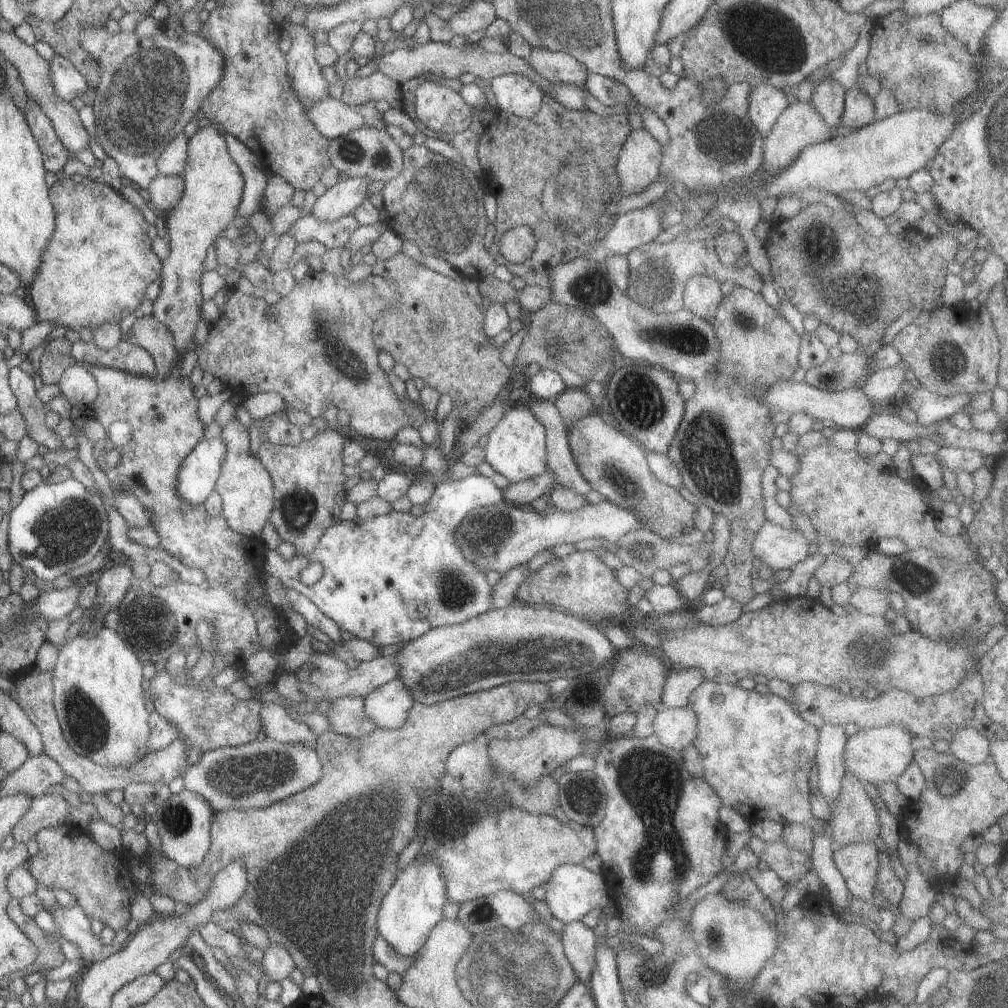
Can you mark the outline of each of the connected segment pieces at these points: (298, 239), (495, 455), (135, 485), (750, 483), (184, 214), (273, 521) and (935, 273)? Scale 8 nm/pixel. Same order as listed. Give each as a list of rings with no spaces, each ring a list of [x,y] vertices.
[[[351,213],[331,223],[316,220],[310,214],[300,217],[285,233],[288,233],[296,244],[316,241],[321,243],[325,249],[341,250],[358,226]]]
[[[512,402],[509,410],[491,431],[487,434],[487,442],[483,446],[485,461],[497,474],[505,477],[509,483],[517,483],[542,474],[546,470],[546,443],[544,427],[534,418],[534,415],[525,406]]]
[[[80,363],[96,383],[96,398],[88,415],[107,430],[110,424],[122,421],[129,425],[131,438],[123,446],[108,444],[120,454],[113,468],[101,465],[110,485],[121,493],[131,494],[149,511],[150,528],[159,538],[157,549],[172,555],[189,569],[199,570],[211,588],[227,586],[235,578],[237,586],[263,577],[264,542],[259,537],[243,537],[227,527],[219,516],[209,516],[202,504],[191,505],[178,498],[176,477],[185,456],[203,439],[205,426],[197,417],[198,399],[188,377],[180,376],[178,365],[159,379],[126,371]]]
[[[737,285],[720,300],[710,323],[719,342],[718,364],[709,377],[695,383],[693,396],[684,400],[685,410],[673,446],[669,444],[665,455],[699,503],[727,518],[729,540],[722,563],[728,583],[722,591],[742,605],[754,596],[749,576],[753,559],[750,546],[755,532],[766,521],[760,478],[770,462],[769,442],[775,427],[770,418],[774,411],[763,404],[759,392],[767,392],[777,380],[792,380],[798,367],[800,336],[765,303],[761,293]]]
[[[211,125],[204,128],[199,128],[197,132],[195,132],[195,134],[193,134],[193,136],[188,139],[186,145],[186,158],[184,161],[184,168],[181,172],[180,178],[182,181],[182,196],[178,199],[178,202],[175,204],[175,206],[173,206],[163,217],[163,232],[166,234],[167,240],[169,240],[169,254],[167,254],[167,256],[163,258],[163,261],[161,261],[162,266],[160,267],[160,274],[158,275],[159,280],[161,281],[161,284],[159,284],[159,289],[161,290],[159,290],[159,295],[157,296],[157,298],[152,301],[152,310],[149,314],[157,323],[160,323],[162,327],[167,328],[170,331],[173,339],[172,344],[178,357],[182,357],[182,354],[189,351],[194,344],[192,340],[194,338],[194,331],[196,330],[197,322],[200,320],[200,305],[202,304],[199,289],[199,280],[202,276],[202,273],[204,272],[202,268],[202,263],[204,262],[207,248],[214,242],[214,240],[218,236],[222,235],[222,232],[226,228],[226,226],[232,224],[232,221],[236,216],[237,206],[241,201],[242,187],[244,186],[240,171],[236,169],[236,165],[231,161],[231,158],[228,156],[224,139],[219,136],[215,128],[213,128],[213,126]]]
[[[329,428],[319,432],[310,440],[301,441],[299,445],[275,445],[261,439],[256,458],[266,469],[272,481],[272,498],[274,503],[268,522],[277,531],[282,541],[290,543],[297,555],[307,555],[314,548],[315,542],[326,532],[328,527],[338,524],[340,509],[345,501],[347,477],[343,474],[341,450],[346,436]]]
[[[808,196],[806,205],[789,220],[772,225],[764,240],[772,287],[781,288],[779,290],[783,290],[784,296],[801,315],[813,315],[819,323],[837,333],[851,335],[864,348],[873,340],[881,340],[883,328],[901,312],[913,306],[921,311],[940,306],[940,288],[947,275],[947,264],[953,262],[960,247],[957,228],[930,236],[906,226],[895,236],[887,232],[874,236],[857,224],[853,212],[830,209],[817,196]]]

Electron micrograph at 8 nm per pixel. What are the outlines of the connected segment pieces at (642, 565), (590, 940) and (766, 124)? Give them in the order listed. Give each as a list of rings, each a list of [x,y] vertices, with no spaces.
[[[639,529],[637,532],[631,532],[629,535],[617,540],[618,549],[615,554],[621,563],[626,567],[632,567],[641,577],[650,578],[657,569],[669,569],[677,563],[686,563],[687,572],[700,570],[707,562],[711,554],[711,544],[699,542],[690,546],[676,545],[675,542],[661,539],[657,534],[647,529]]]
[[[580,921],[565,923],[559,941],[565,959],[575,972],[578,981],[586,984],[594,966],[594,945],[596,939],[592,930]]]
[[[757,84],[750,87],[747,97],[747,118],[763,138],[787,105],[784,90]]]

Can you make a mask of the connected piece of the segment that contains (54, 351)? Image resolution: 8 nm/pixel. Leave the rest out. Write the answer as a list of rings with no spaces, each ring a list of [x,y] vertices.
[[[64,337],[55,340],[46,339],[43,343],[43,355],[39,360],[38,376],[43,384],[56,384],[60,375],[78,363],[70,356],[69,342]]]

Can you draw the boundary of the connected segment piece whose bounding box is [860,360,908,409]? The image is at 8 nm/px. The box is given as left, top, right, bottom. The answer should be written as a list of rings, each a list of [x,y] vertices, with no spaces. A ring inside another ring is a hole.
[[[903,360],[883,369],[876,368],[864,380],[861,392],[867,396],[867,400],[871,400],[875,408],[888,408],[900,395],[900,386],[905,378],[903,374],[907,369]]]

